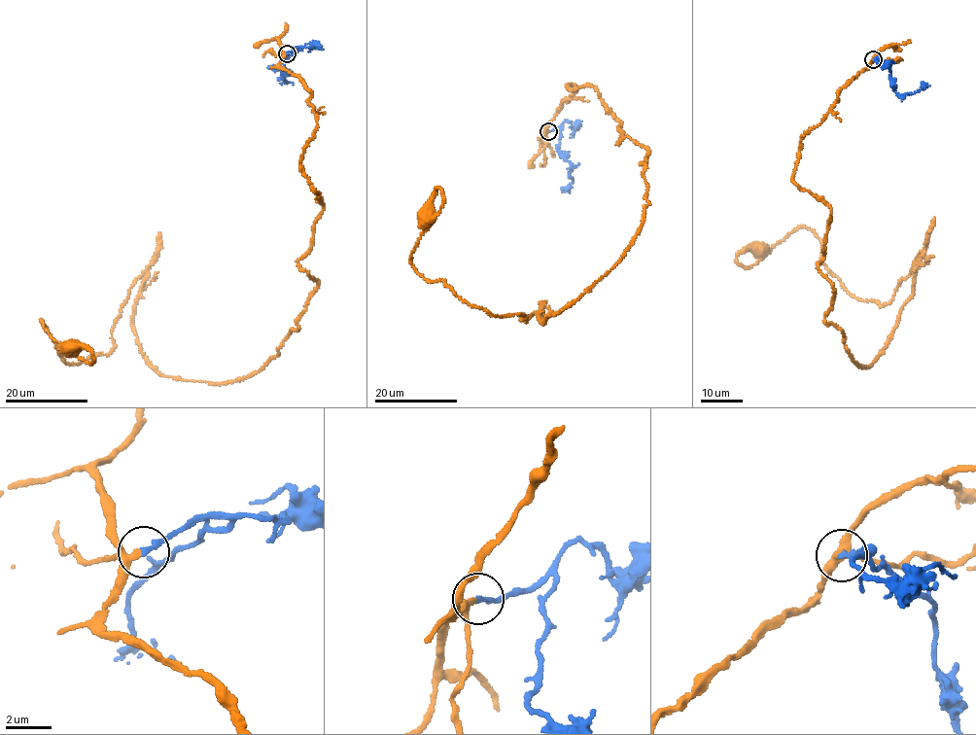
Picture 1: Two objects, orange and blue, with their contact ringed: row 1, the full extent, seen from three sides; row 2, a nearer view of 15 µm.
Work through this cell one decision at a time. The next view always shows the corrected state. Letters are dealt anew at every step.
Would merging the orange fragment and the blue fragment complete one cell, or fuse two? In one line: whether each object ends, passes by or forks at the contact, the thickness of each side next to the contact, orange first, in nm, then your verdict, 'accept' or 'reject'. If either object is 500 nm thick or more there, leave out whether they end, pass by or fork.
orange forks; blue ends; calibres 200 and 240 nm; accept

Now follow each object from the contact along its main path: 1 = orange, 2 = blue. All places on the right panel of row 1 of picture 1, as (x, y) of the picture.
1: (873, 59), (792, 177), (830, 208), (825, 322), (872, 363), (924, 249), (880, 306), (808, 227), (760, 250)
2: (874, 59), (879, 58), (890, 71), (891, 87), (901, 96), (924, 85)

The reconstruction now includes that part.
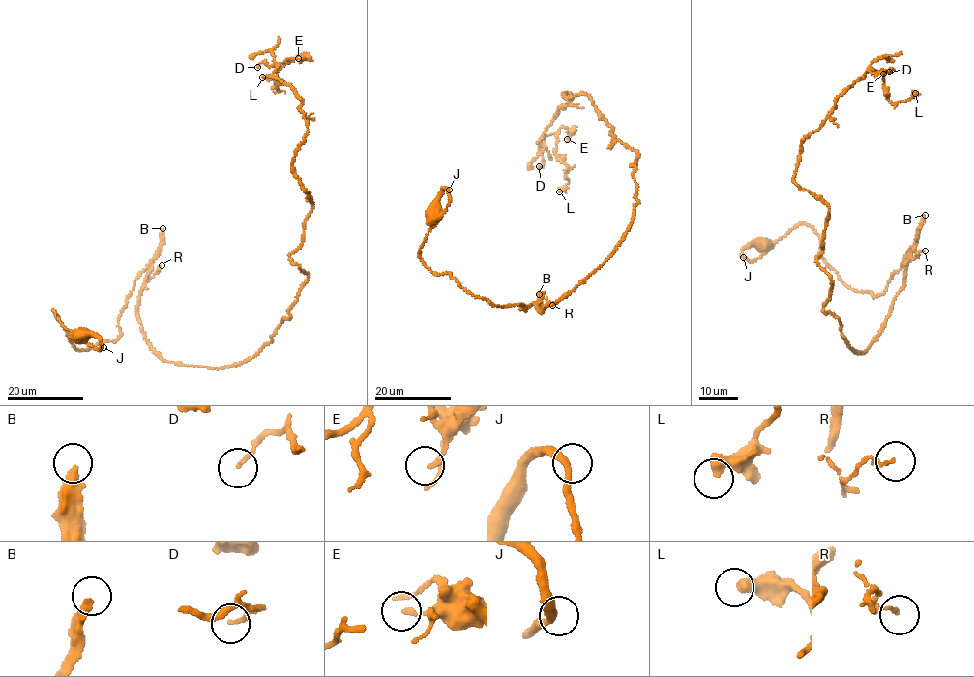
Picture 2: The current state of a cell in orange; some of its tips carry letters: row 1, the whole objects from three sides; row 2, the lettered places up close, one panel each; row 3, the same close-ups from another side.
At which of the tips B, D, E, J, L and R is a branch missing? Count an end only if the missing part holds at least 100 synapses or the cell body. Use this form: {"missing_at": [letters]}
{"missing_at": ["B"]}

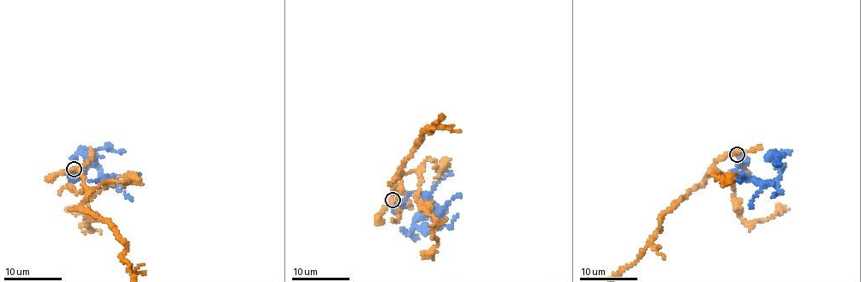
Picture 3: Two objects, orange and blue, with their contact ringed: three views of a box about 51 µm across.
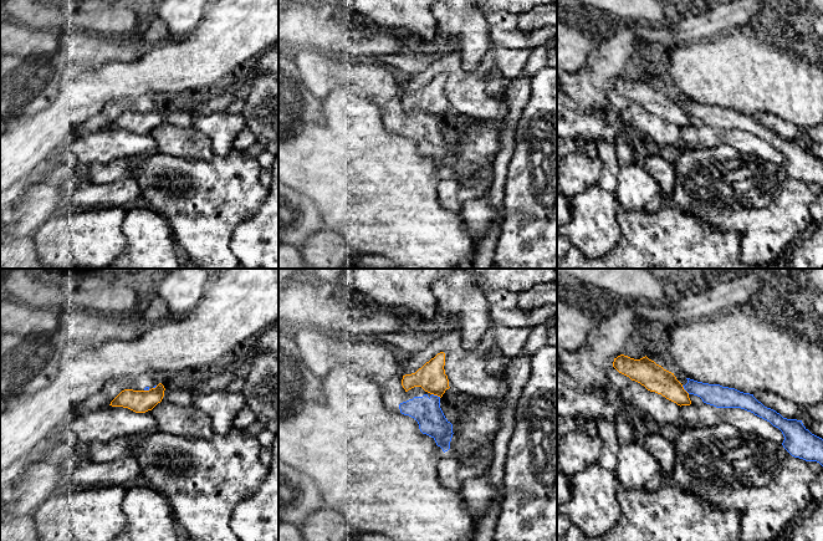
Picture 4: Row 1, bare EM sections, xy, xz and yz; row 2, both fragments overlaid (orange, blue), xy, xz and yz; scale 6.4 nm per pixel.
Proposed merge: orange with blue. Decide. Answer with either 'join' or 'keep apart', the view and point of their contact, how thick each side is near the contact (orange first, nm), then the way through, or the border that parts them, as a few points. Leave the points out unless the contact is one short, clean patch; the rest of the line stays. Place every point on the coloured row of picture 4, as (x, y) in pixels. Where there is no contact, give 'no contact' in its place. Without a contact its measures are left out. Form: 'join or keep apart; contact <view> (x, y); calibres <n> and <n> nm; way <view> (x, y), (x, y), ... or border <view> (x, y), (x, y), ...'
keep apart; contact xz (436, 394); calibres 180 and 180 nm; border xz (432, 393), (440, 397)

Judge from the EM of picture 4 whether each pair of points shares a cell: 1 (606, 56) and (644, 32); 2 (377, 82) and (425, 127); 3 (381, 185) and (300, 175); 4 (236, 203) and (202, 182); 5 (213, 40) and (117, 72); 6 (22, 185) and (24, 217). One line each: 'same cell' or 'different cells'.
1: different cells
2: same cell
3: same cell
4: same cell
5: same cell
6: different cells

